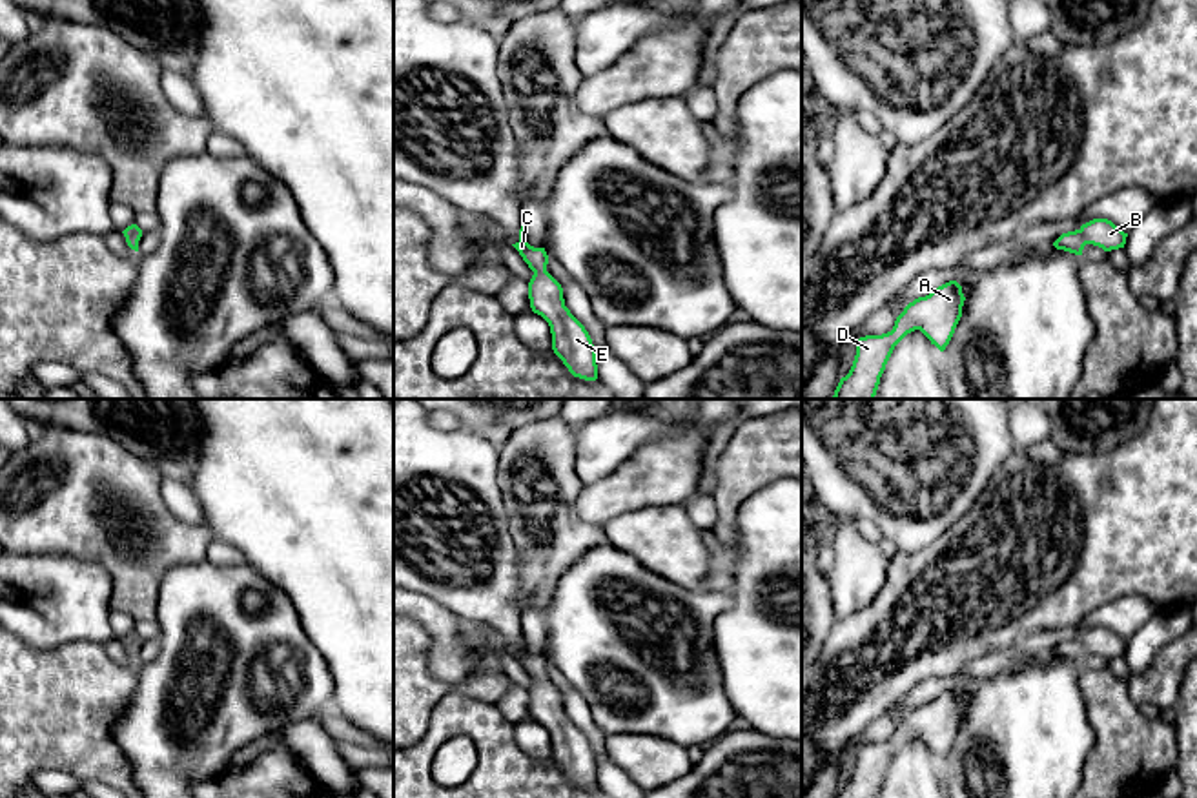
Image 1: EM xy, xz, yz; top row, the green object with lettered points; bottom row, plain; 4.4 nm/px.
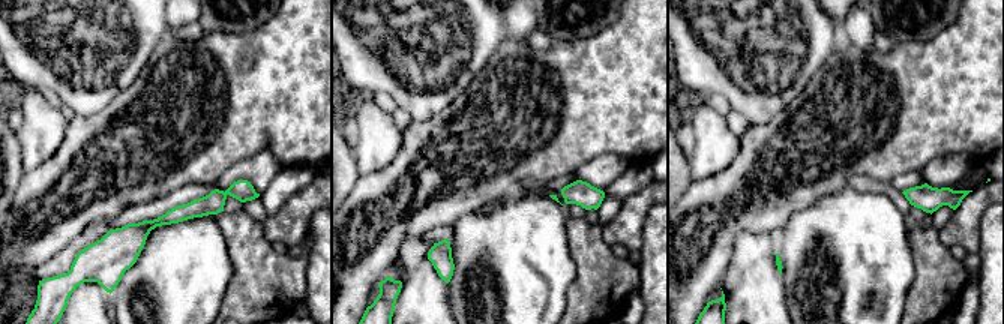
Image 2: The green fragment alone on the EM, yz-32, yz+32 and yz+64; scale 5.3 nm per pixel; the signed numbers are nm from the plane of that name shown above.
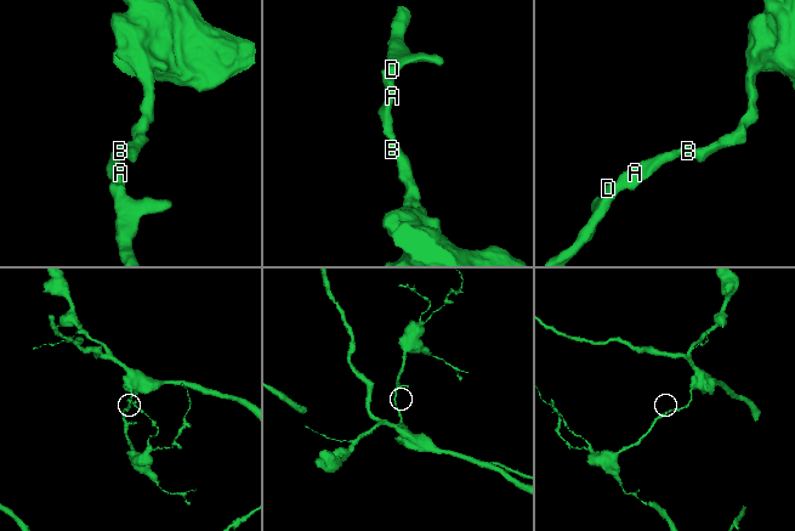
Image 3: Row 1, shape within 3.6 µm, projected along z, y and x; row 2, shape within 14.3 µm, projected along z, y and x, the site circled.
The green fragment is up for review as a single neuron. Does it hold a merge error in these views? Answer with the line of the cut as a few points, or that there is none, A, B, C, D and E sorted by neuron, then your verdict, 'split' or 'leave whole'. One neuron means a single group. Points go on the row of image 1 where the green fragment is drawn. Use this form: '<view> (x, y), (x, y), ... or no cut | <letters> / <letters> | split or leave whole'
no cut | A B C D E | leave whole

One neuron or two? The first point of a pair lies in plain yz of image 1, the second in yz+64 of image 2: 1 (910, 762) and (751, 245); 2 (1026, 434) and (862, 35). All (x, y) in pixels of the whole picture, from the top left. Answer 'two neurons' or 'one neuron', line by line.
1: one neuron
2: one neuron

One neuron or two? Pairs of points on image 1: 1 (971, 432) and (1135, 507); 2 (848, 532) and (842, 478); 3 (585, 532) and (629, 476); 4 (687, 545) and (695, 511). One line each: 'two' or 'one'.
1: two
2: two
3: two
4: two

